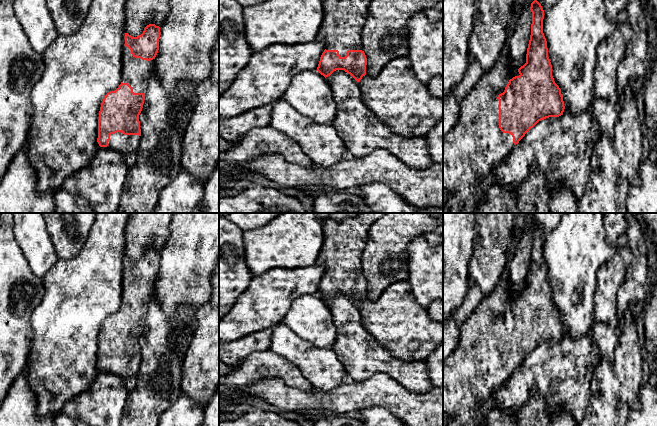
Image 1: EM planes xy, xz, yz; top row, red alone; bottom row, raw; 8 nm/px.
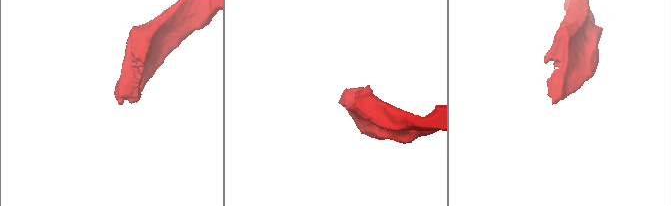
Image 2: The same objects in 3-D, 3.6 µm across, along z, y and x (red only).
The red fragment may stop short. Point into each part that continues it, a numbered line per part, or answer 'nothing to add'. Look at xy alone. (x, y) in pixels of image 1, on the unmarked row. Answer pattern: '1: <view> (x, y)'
1: xy (124, 368)

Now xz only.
1: xz (344, 241)

